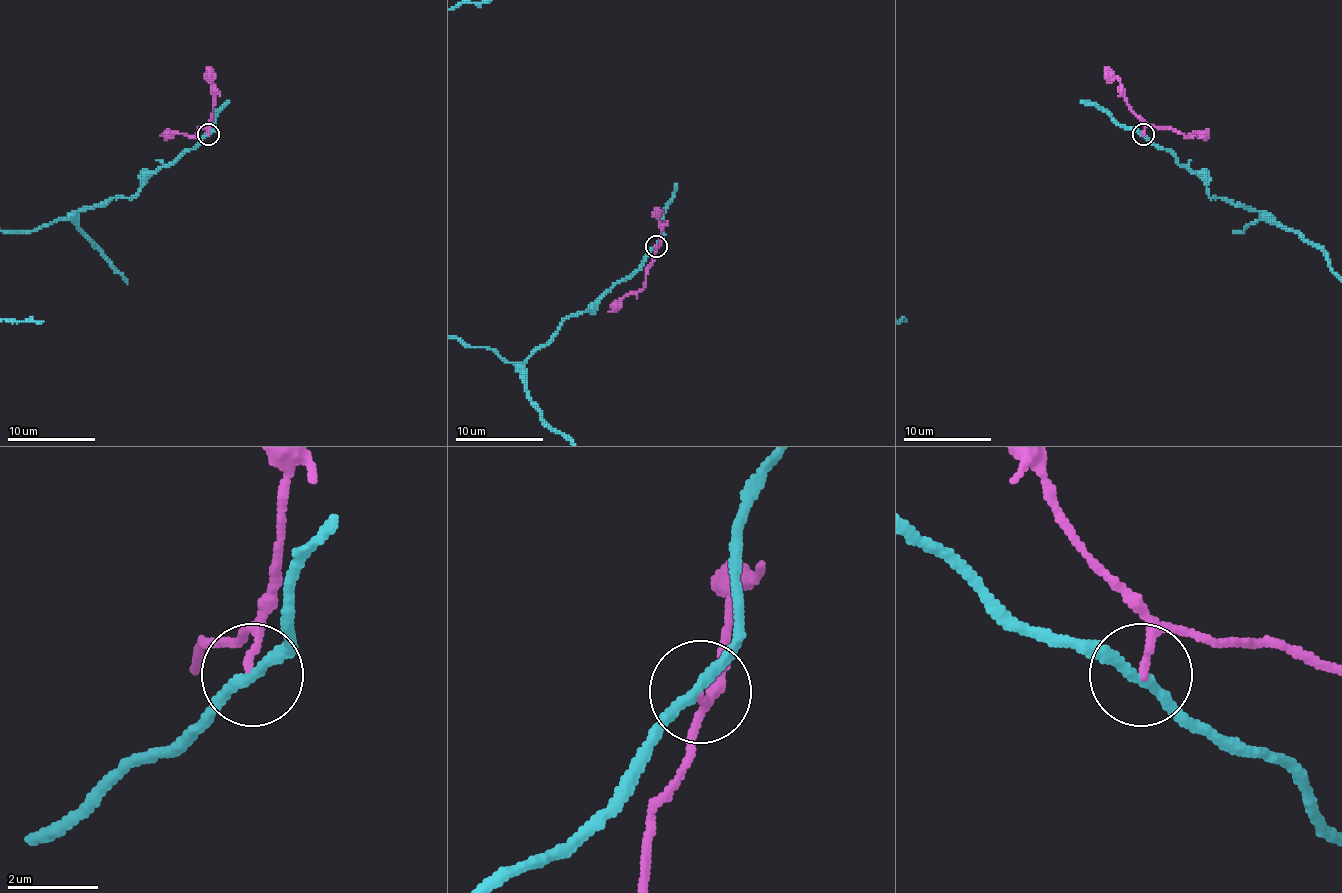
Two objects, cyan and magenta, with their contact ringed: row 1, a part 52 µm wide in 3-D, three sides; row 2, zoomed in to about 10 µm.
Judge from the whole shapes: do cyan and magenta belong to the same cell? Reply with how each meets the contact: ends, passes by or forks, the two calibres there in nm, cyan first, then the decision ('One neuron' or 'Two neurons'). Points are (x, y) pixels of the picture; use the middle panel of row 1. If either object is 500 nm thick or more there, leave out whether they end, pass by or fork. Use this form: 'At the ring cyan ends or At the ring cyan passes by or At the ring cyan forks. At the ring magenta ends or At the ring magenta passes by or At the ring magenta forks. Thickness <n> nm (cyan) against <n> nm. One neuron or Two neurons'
At the ring cyan passes by. At the ring magenta ends. Thickness 220 nm (cyan) against 150 nm. Two neurons

